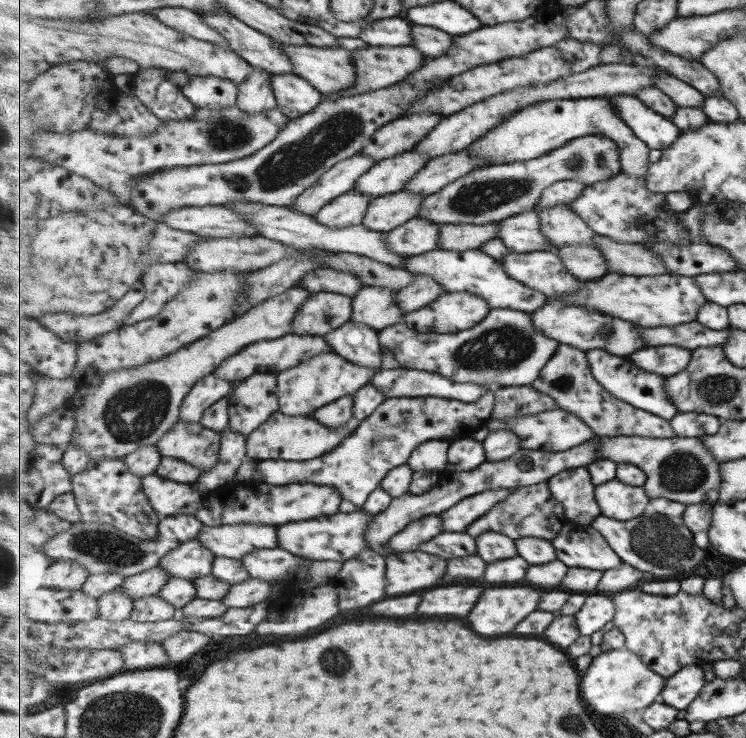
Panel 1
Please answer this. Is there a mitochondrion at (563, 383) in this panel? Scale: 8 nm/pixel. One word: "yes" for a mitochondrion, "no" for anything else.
yes

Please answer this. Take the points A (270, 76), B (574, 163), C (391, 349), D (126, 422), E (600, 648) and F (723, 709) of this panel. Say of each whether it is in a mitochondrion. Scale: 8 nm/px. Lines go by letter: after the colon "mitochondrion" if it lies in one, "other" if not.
A: other
B: mitochondrion
C: other
D: mitochondrion
E: other
F: other

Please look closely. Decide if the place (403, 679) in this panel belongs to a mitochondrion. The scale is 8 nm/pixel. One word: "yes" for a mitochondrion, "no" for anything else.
no

